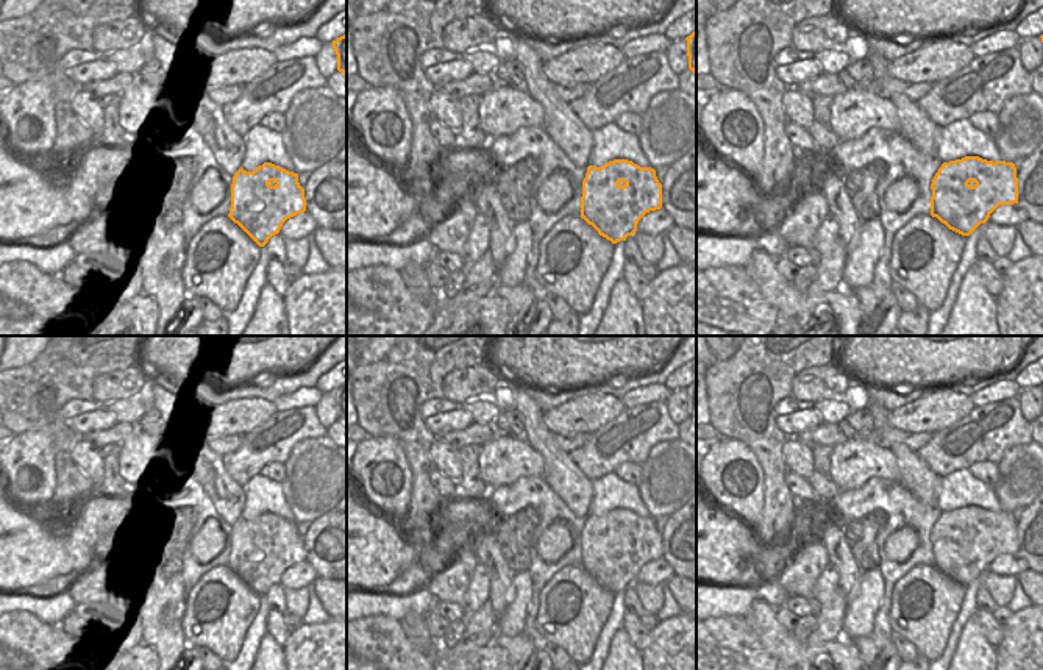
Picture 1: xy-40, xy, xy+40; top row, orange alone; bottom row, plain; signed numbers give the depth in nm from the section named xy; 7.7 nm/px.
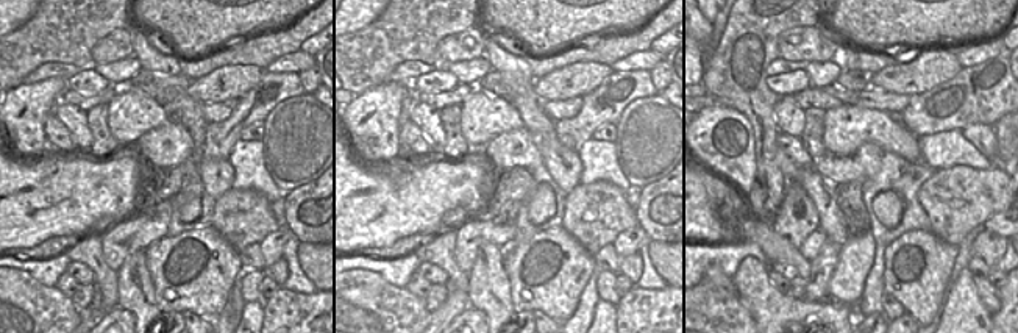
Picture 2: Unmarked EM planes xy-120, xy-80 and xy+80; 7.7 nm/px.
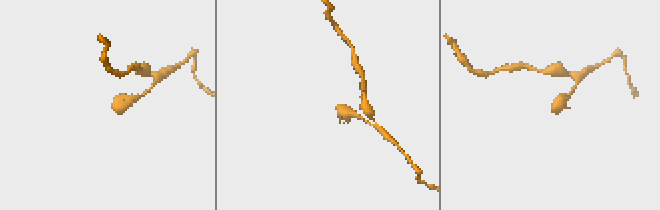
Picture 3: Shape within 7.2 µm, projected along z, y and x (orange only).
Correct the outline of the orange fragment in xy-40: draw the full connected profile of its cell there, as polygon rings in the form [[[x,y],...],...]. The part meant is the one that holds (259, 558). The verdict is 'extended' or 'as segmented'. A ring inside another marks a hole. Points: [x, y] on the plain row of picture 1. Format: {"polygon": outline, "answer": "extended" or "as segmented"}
{"polygon": [[[264,512],[253,522],[240,517],[234,523],[228,567],[259,597],[278,584],[287,568],[304,561],[306,548],[298,523],[272,512]]], "answer": "as segmented"}

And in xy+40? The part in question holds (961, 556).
{"polygon": [[[965,506],[943,512],[931,539],[931,565],[970,586],[999,554],[1018,553],[1016,517],[1013,512]]], "answer": "as segmented"}

